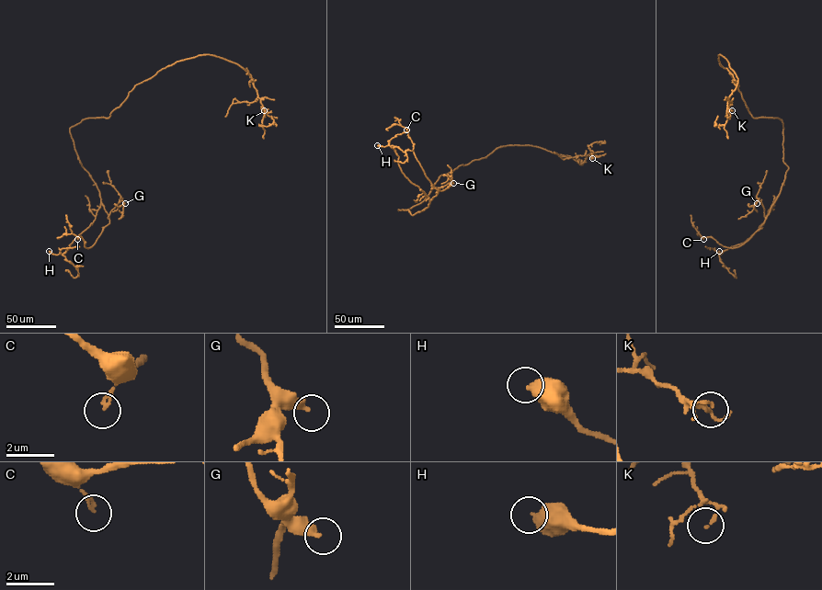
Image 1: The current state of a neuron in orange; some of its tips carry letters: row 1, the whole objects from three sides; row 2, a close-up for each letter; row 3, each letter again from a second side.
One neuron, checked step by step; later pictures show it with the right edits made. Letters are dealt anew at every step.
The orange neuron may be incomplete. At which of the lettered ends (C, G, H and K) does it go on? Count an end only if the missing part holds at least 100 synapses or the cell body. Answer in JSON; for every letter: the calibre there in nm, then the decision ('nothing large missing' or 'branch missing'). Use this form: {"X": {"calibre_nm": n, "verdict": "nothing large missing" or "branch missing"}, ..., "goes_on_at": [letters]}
{"C": {"calibre_nm": 130, "verdict": "nothing large missing"}, "G": {"calibre_nm": 360, "verdict": "nothing large missing"}, "H": {"calibre_nm": 600, "verdict": "nothing large missing"}, "K": {"calibre_nm": 80, "verdict": "nothing large missing"}, "goes_on_at": []}

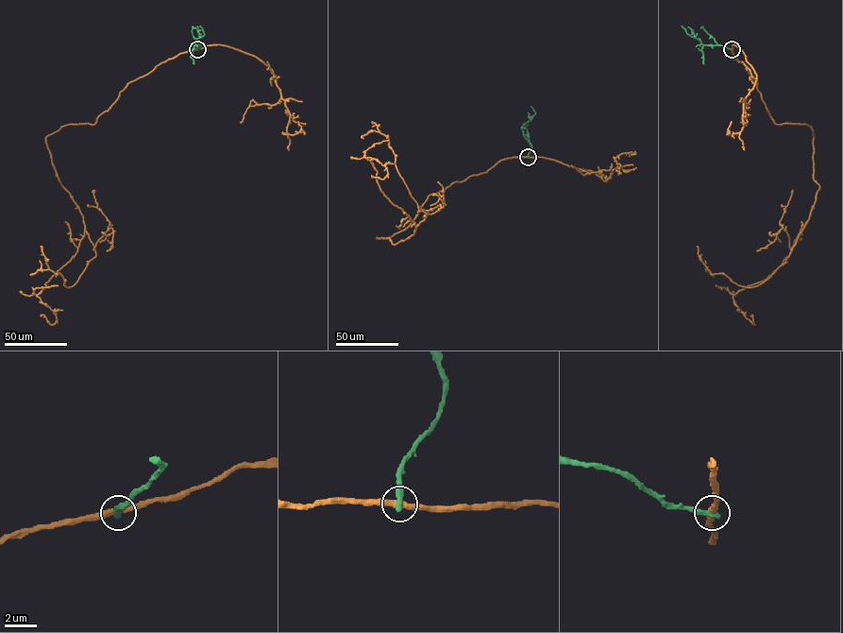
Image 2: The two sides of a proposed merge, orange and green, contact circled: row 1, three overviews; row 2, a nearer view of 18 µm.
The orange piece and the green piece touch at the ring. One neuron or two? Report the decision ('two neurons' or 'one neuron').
two neurons

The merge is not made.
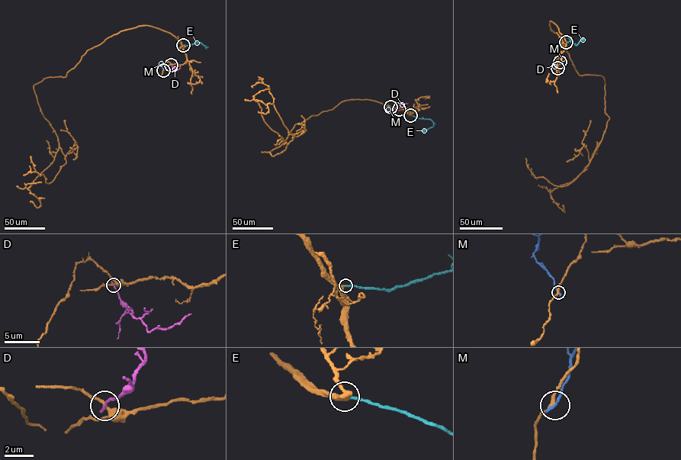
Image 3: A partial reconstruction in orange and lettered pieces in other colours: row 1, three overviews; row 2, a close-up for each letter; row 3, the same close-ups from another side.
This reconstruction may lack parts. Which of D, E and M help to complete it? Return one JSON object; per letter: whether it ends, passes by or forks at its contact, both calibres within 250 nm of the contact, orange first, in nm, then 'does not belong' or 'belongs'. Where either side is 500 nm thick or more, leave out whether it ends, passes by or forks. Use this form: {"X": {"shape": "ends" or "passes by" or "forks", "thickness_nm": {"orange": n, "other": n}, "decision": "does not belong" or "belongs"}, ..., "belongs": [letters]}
{"D": {"shape": "ends", "thickness_nm": {"orange": 280, "other": 220}, "decision": "does not belong"}, "E": {"shape": "ends", "thickness_nm": {"orange": 280, "other": 220}, "decision": "belongs"}, "M": {"shape": "ends", "thickness_nm": {"orange": 200, "other": 240}, "decision": "does not belong"}, "belongs": ["E"]}

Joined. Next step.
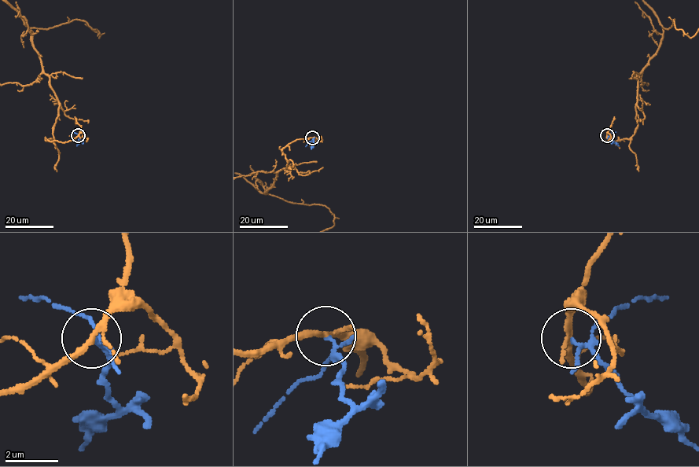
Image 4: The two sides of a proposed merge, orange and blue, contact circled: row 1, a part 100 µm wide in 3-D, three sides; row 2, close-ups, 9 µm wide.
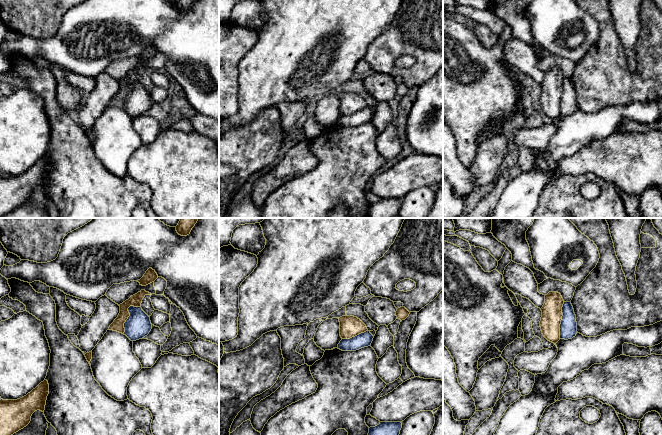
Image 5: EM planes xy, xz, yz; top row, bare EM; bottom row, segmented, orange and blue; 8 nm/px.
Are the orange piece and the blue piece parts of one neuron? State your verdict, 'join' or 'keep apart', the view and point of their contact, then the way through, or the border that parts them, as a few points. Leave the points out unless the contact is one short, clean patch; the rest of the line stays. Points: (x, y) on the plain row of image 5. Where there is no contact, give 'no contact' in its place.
keep apart; meets orange in xy at (129, 91); border along xy (140, 82), (128, 84), (129, 92), (124, 99), (123, 109)

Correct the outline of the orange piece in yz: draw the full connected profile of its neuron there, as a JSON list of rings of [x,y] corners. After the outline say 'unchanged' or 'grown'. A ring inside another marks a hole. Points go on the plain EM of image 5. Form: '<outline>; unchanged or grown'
[[[549,68],[545,71],[545,79],[541,84],[542,93],[540,103],[543,112],[556,120],[560,116],[560,100],[562,96],[562,83],[564,76],[560,69]]]; unchanged

